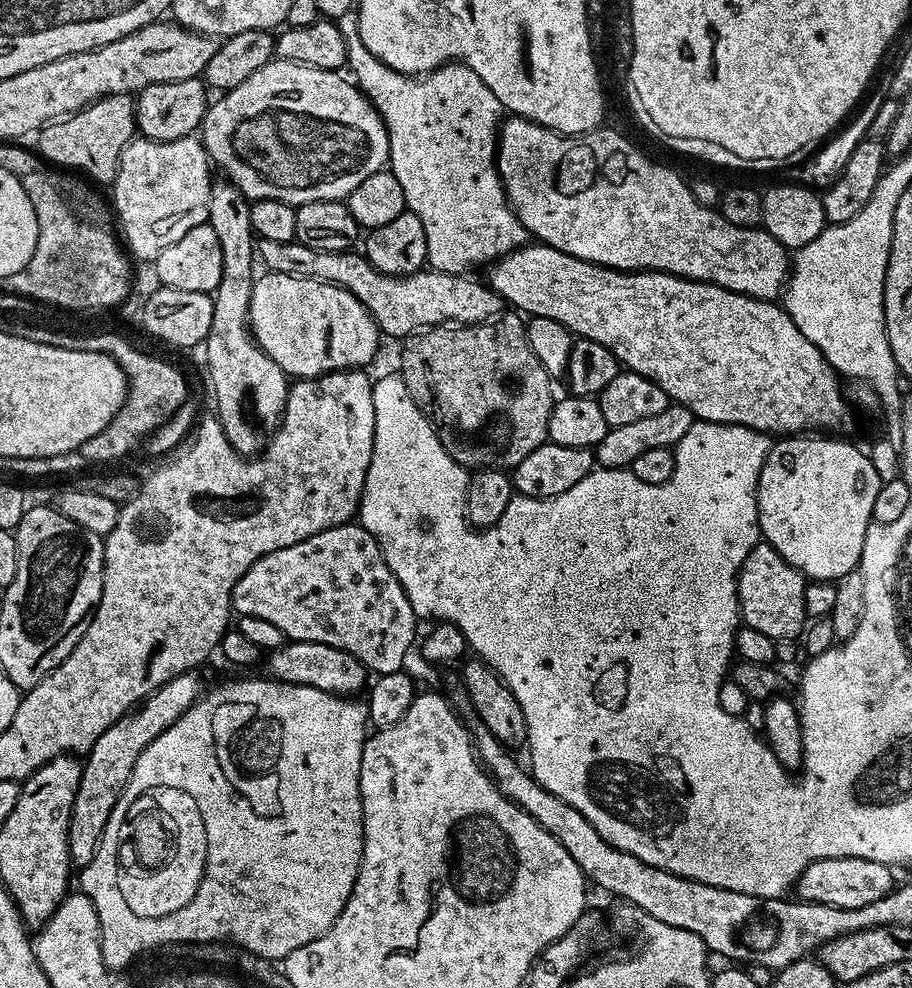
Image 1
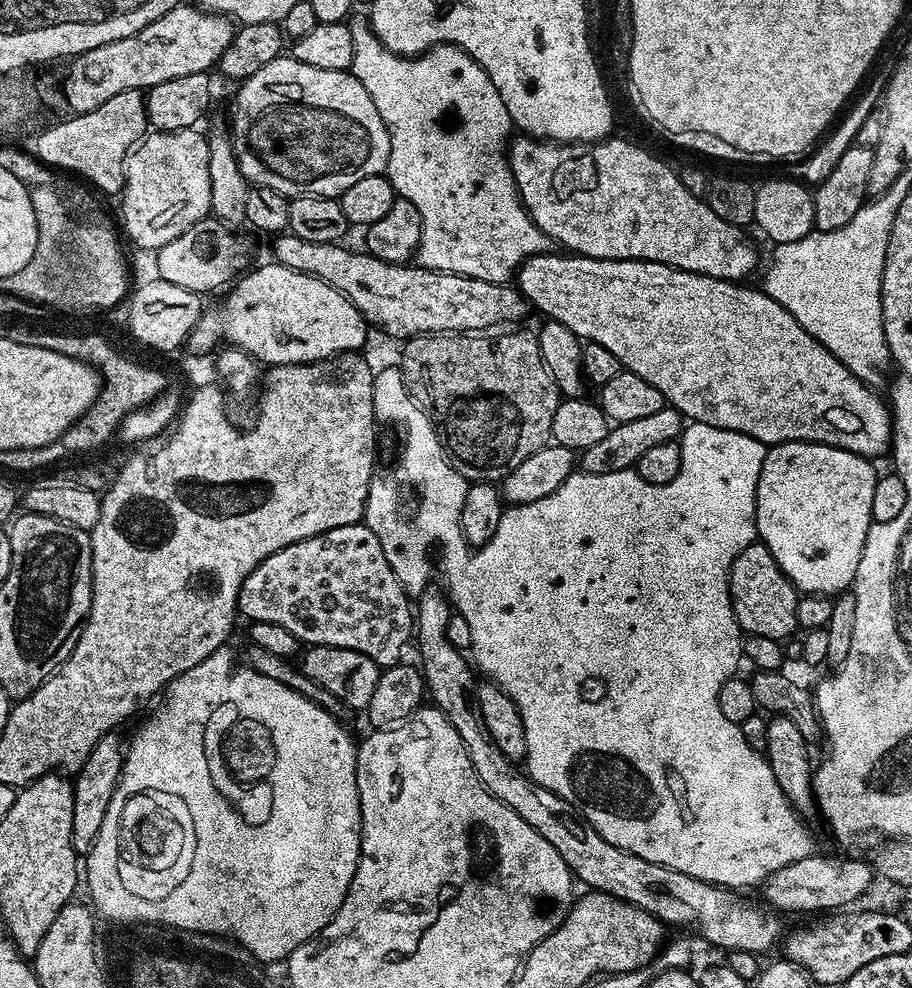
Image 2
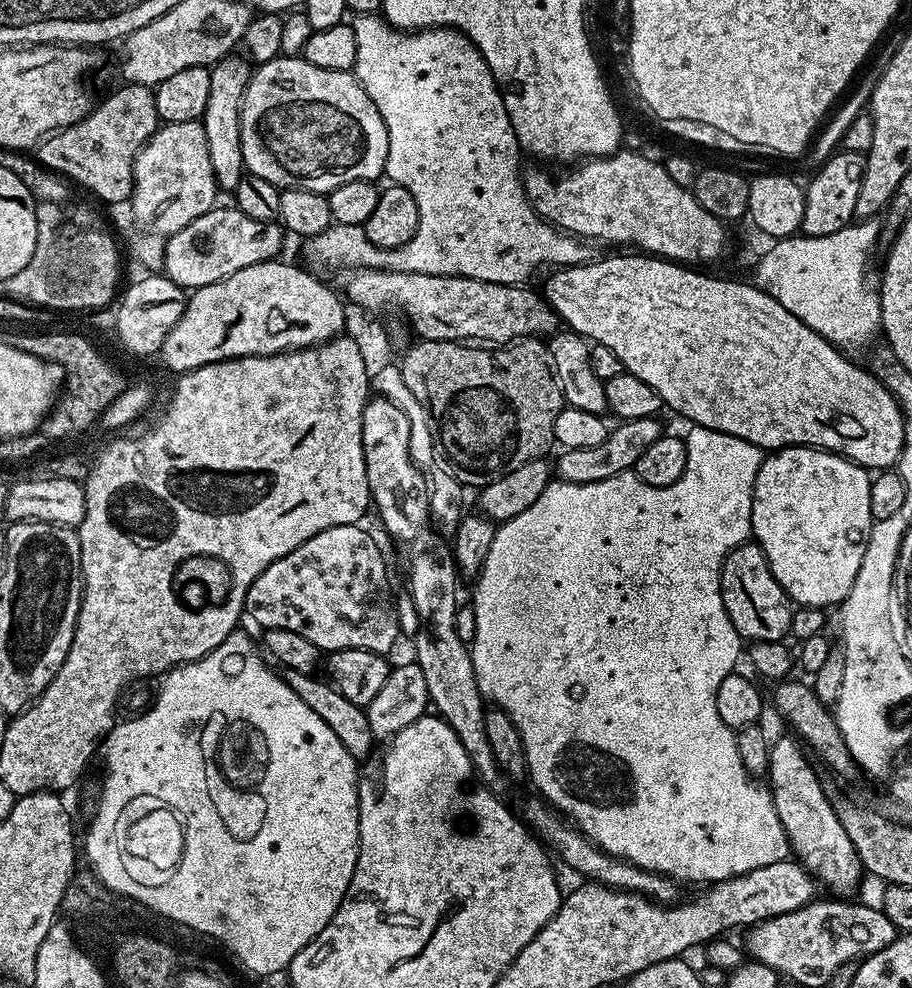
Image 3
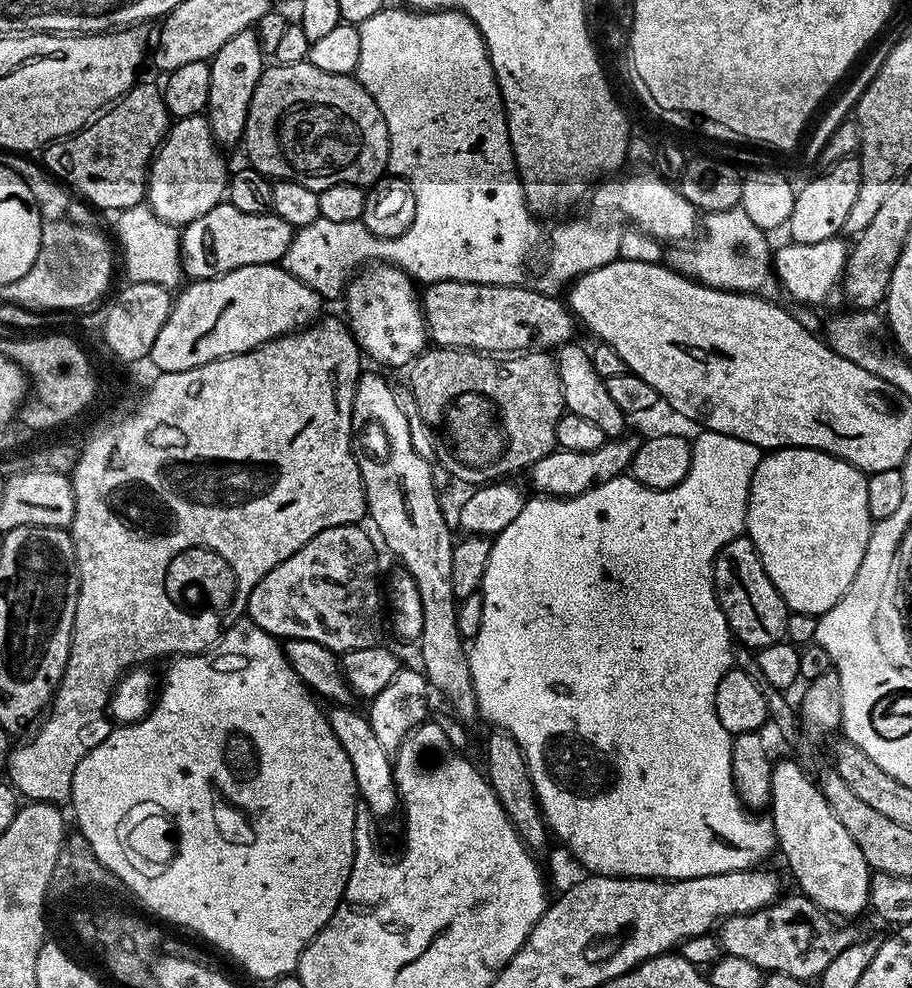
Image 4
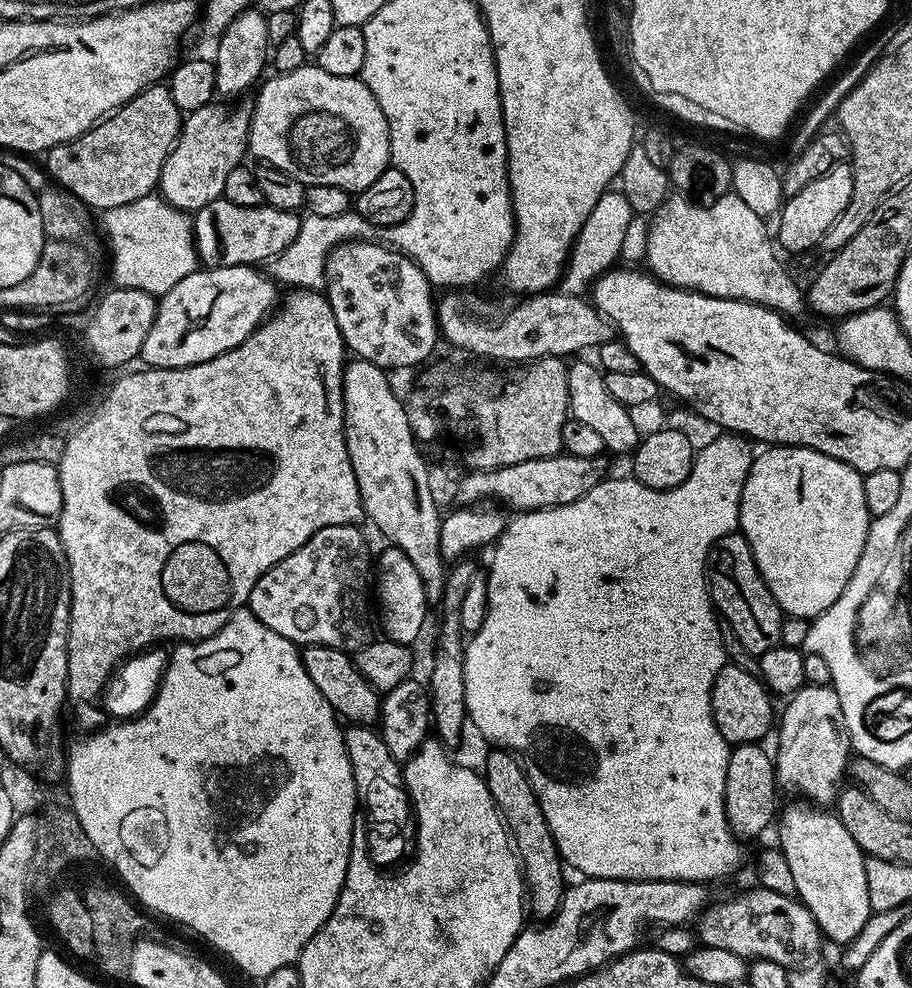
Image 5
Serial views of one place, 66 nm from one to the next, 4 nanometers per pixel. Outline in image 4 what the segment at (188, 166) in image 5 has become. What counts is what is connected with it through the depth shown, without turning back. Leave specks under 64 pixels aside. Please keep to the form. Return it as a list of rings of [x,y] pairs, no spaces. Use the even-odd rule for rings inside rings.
[[[207,115],[181,116],[168,129],[168,135],[160,143],[148,166],[148,179],[146,181],[146,204],[158,218],[177,226],[194,222],[194,218],[202,218],[206,210],[221,203],[228,190],[230,168],[224,165],[224,156],[221,145],[216,143],[214,134],[208,125]]]

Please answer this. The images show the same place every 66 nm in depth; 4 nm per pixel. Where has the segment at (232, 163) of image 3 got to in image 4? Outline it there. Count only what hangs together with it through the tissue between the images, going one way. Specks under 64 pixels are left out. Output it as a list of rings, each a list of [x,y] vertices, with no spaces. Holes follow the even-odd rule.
[[[247,28],[240,34],[234,34],[222,50],[214,53],[210,61],[210,98],[206,115],[216,143],[239,145],[244,139],[244,127],[250,110],[250,102],[254,98],[254,90],[258,90],[258,82],[266,67],[266,53],[260,45],[253,29]]]

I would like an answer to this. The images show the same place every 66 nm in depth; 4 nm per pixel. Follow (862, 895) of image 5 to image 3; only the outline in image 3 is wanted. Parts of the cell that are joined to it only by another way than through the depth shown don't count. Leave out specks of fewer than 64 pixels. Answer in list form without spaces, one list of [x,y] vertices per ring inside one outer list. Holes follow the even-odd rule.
[[[789,735],[780,736],[777,740],[775,737],[771,741],[766,784],[778,810],[780,825],[788,835],[791,855],[804,865],[813,880],[823,887],[825,884],[832,891],[829,893],[840,898],[851,897],[850,894],[859,886],[860,874],[862,875],[859,854],[855,852],[853,843],[846,836],[846,831],[832,809],[831,799],[824,793],[821,773],[812,769],[813,761],[805,752],[801,741],[795,735]]]

